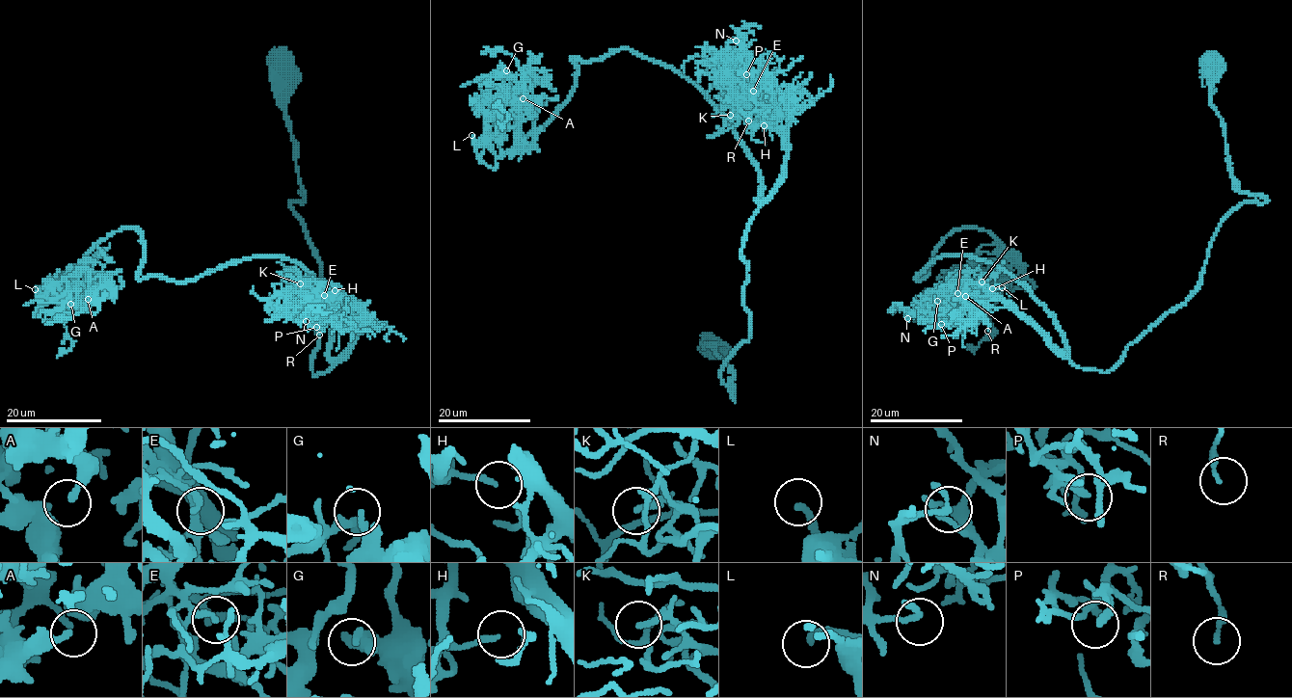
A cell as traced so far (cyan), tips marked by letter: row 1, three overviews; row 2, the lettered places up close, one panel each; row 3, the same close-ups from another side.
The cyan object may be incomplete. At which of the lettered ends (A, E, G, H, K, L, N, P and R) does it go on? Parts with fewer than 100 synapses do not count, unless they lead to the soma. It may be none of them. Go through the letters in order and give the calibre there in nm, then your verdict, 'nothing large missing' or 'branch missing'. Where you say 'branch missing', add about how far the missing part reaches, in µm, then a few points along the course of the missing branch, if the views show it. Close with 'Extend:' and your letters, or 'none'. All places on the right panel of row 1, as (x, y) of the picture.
A: calibre 220 nm; nothing large missing
E: calibre 150 nm; nothing large missing
G: calibre 140 nm; nothing large missing
H: calibre 120 nm; nothing large missing
K: calibre 130 nm; nothing large missing
L: calibre 200 nm; branch missing; missing 15 µm; course (1002, 287), (1002, 297), (996, 301), (982, 299), (978, 302), (978, 315)
N: calibre 220 nm; nothing large missing
P: calibre 200 nm; nothing large missing
R: calibre 160 nm; nothing large missing
Extend: L

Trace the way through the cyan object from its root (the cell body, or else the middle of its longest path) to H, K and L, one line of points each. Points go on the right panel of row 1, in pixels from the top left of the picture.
H: (1208, 67), (1231, 181), (1265, 200), (1223, 221), (1200, 285), (1106, 372), (1078, 368), (980, 281), (992, 288)
K: (1208, 67), (1231, 181), (1265, 200), (1223, 221), (1182, 305), (1099, 372), (1078, 368), (982, 281)
L: (1208, 67), (1265, 200), (1200, 285), (1099, 372), (989, 262), (915, 278), (981, 228), (1002, 287)

